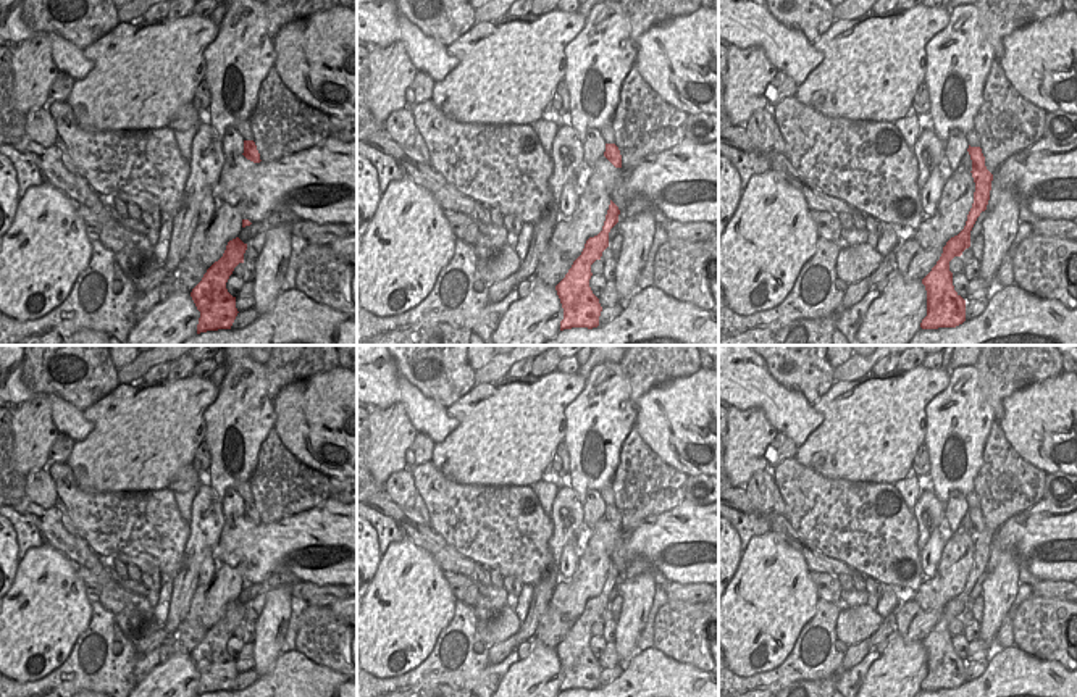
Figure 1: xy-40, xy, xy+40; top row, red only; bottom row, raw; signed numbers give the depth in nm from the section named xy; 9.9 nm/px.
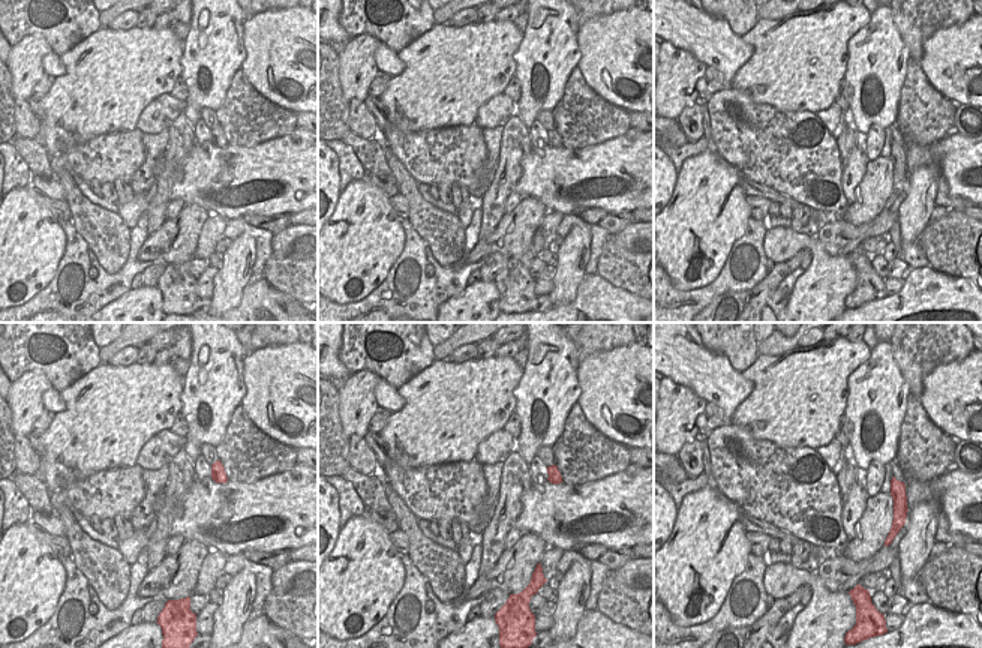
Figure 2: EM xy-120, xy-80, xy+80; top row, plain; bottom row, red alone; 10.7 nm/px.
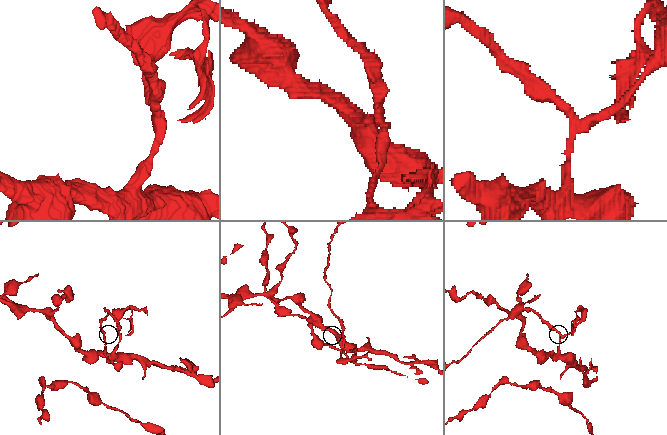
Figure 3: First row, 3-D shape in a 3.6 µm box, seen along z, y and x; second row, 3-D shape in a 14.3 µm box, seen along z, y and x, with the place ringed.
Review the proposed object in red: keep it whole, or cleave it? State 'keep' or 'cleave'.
cleave

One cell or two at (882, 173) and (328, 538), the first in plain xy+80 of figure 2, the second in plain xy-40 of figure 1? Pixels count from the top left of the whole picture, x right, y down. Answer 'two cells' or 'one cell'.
two cells

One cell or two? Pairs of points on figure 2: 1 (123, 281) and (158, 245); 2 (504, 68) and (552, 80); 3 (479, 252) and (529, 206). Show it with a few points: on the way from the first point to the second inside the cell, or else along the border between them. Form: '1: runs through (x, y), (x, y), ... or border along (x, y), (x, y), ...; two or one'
1: border along (149, 236), (137, 255), (138, 261); two
2: border along (523, 36), (513, 56), (513, 75); two
3: runs through (492, 245), (519, 219); one

